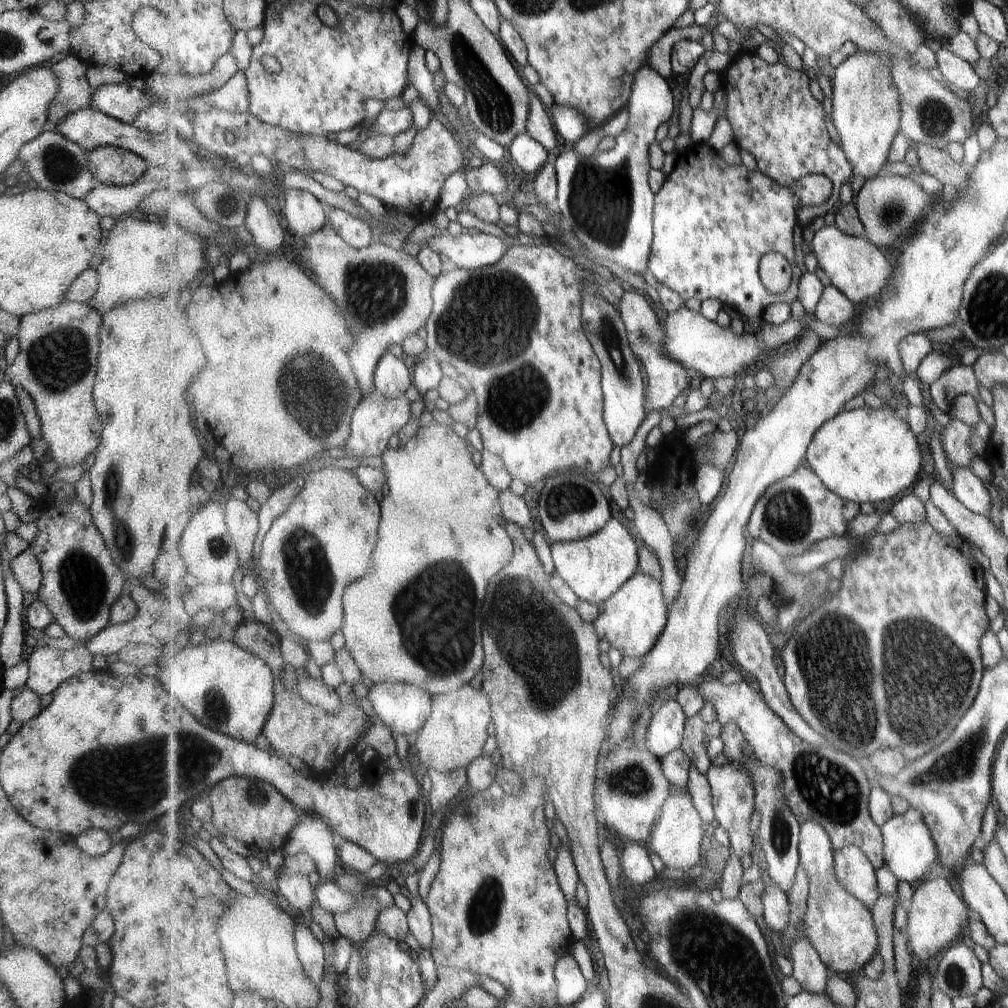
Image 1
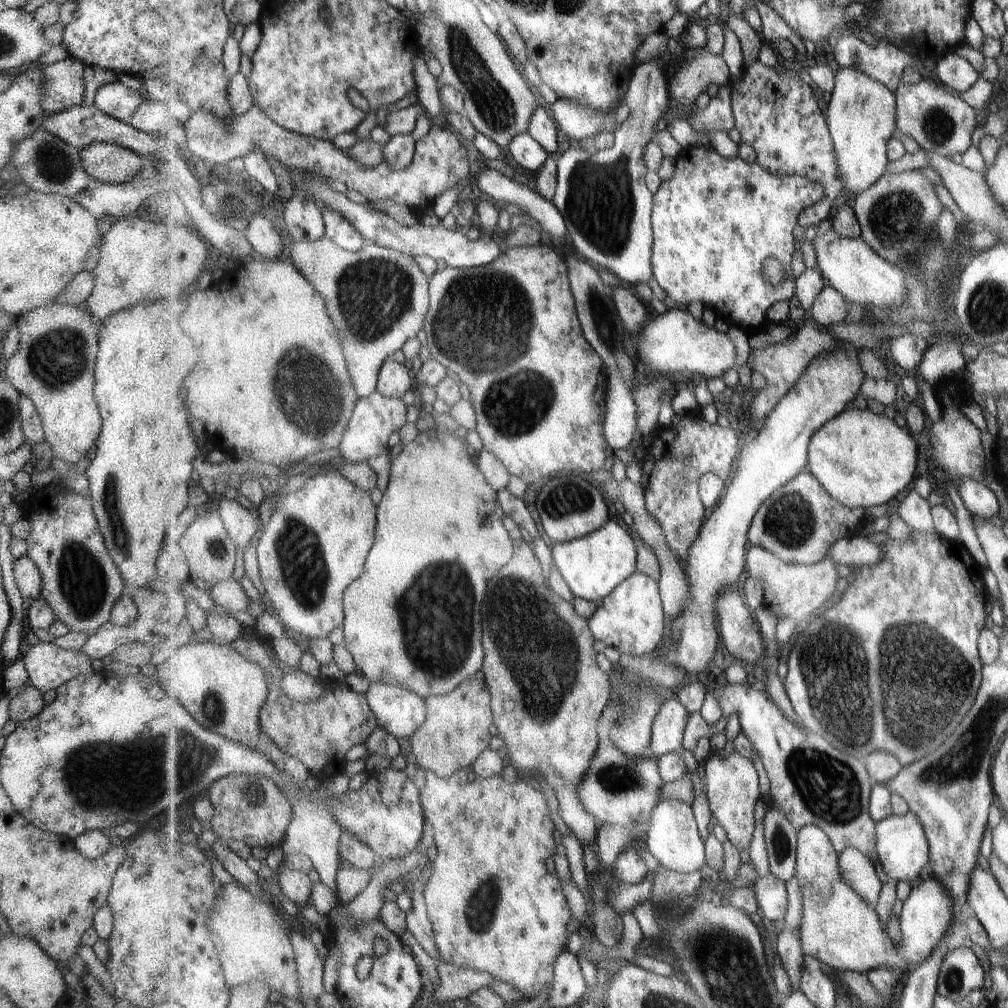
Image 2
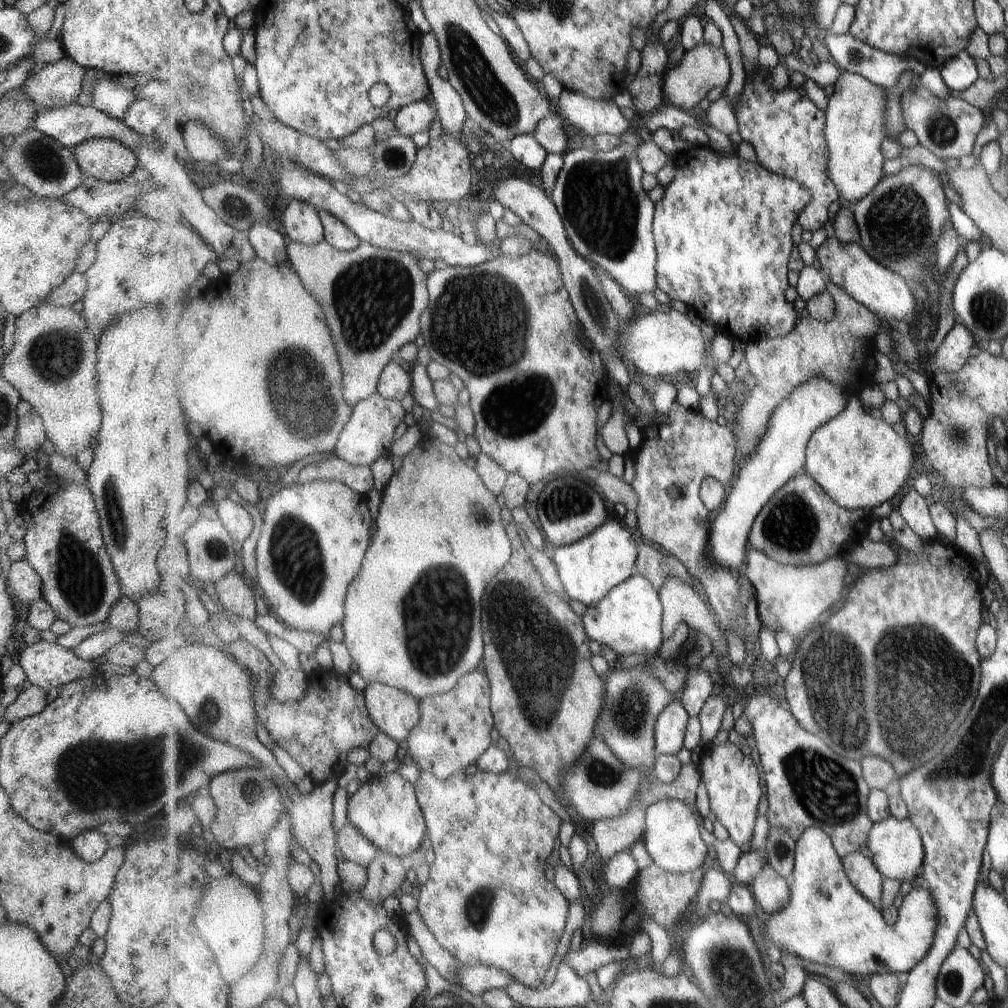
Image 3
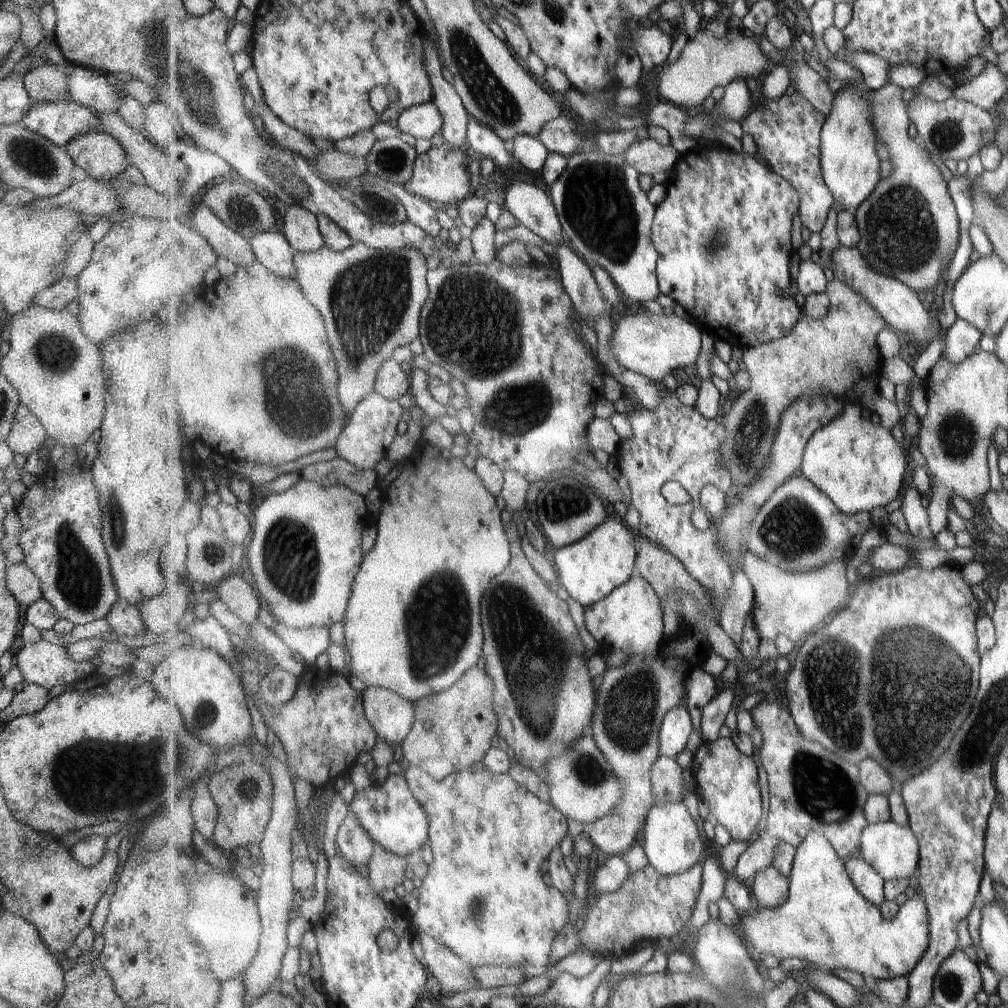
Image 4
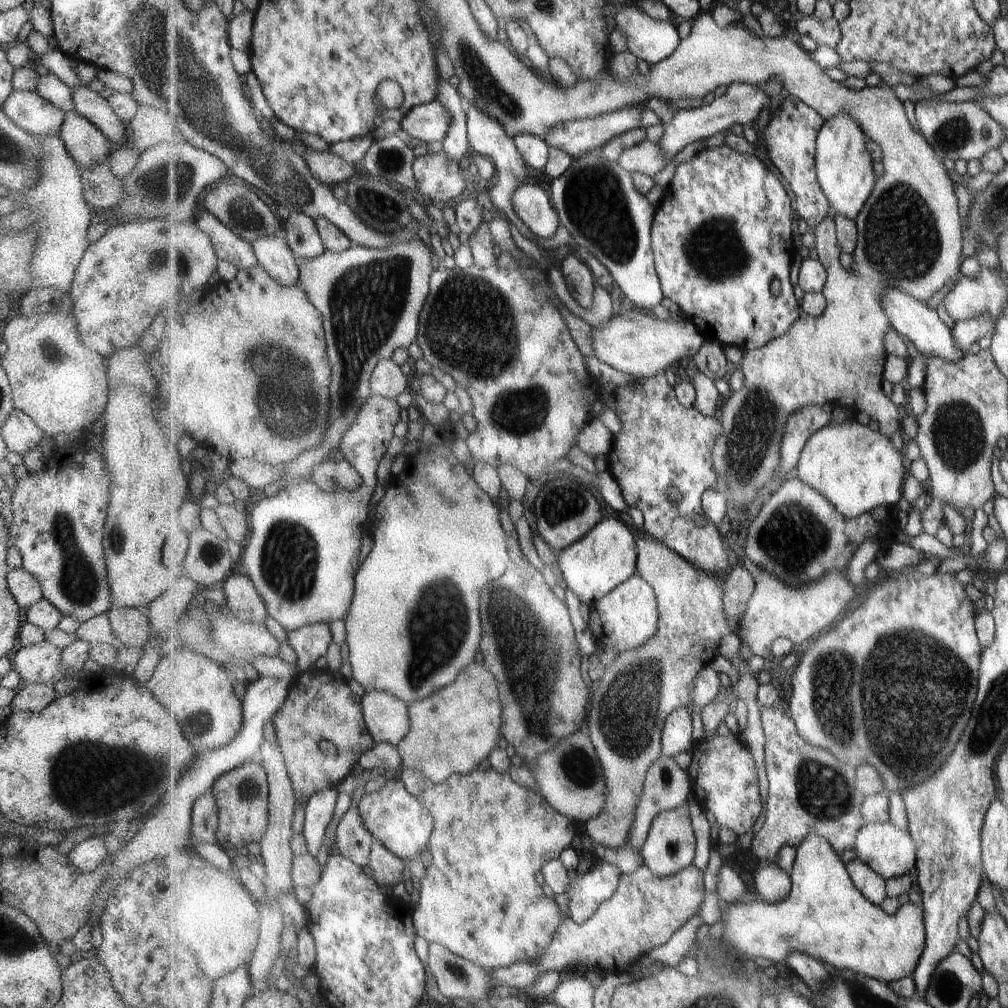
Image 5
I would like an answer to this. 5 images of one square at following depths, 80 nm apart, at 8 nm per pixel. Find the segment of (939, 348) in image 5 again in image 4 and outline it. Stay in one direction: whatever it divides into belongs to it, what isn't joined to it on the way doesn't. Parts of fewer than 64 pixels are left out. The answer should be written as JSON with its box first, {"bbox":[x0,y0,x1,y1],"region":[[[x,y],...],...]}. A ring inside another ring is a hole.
{"bbox":[828,244,941,344],"region":[[[839,244],[831,255],[832,262],[828,266],[828,272],[833,277],[844,281],[851,286],[854,291],[860,293],[873,308],[876,308],[886,320],[888,326],[895,330],[908,334],[913,341],[926,342],[927,344],[941,332],[939,323],[933,322],[933,318],[916,292],[898,278],[878,273],[872,269],[871,265],[865,260],[865,256],[860,253],[858,246],[846,247]]]}

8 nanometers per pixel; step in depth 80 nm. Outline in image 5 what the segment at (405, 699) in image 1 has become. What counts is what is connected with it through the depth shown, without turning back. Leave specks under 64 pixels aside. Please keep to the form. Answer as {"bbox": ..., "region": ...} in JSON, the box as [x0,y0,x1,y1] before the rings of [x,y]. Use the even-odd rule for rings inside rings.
{"bbox":[362,691,410,747],"region":[[[383,691],[365,692],[362,697],[362,707],[369,732],[372,732],[377,744],[391,743],[397,747],[410,734],[409,705],[400,698]]]}

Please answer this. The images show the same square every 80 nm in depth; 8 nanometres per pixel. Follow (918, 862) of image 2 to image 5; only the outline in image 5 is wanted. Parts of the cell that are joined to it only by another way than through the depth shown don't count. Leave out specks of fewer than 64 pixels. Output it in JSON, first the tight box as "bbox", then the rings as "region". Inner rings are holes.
{"bbox":[851,822,916,880],"region":[[[891,822],[867,823],[861,830],[856,840],[856,846],[851,853],[852,857],[859,858],[885,880],[903,876],[916,868],[916,844],[910,832],[897,828]]]}

